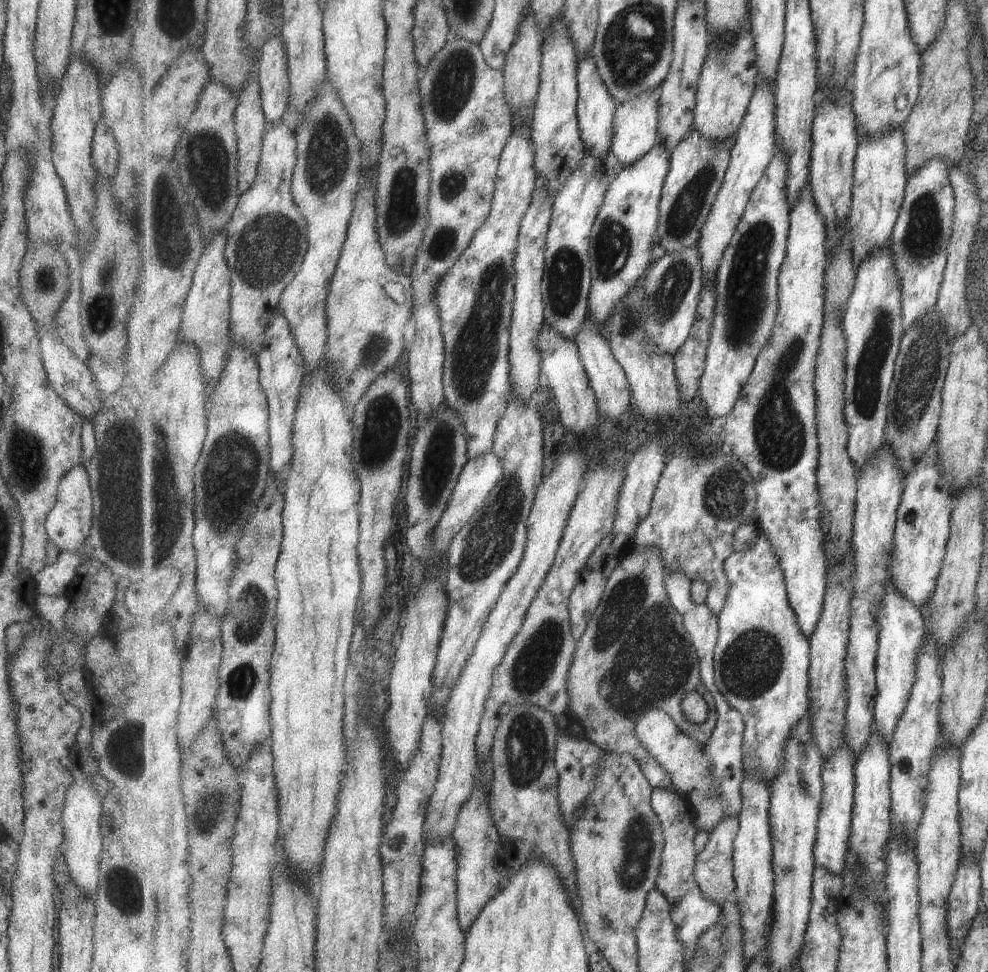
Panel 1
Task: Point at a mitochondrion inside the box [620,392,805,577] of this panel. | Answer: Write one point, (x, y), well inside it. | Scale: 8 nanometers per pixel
(725, 496)

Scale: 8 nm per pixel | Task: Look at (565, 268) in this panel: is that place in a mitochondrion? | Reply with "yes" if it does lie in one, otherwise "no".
yes

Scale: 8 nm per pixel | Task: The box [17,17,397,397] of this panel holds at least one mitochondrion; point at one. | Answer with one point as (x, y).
(267, 249)

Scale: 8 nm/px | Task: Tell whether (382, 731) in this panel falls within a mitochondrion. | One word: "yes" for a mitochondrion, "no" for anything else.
no

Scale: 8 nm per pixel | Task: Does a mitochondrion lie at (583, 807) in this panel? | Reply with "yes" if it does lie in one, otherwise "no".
no

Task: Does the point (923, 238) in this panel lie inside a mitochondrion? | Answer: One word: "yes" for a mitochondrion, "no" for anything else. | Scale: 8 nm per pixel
yes

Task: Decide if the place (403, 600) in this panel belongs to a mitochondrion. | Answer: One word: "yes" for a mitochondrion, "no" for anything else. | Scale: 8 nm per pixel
no

